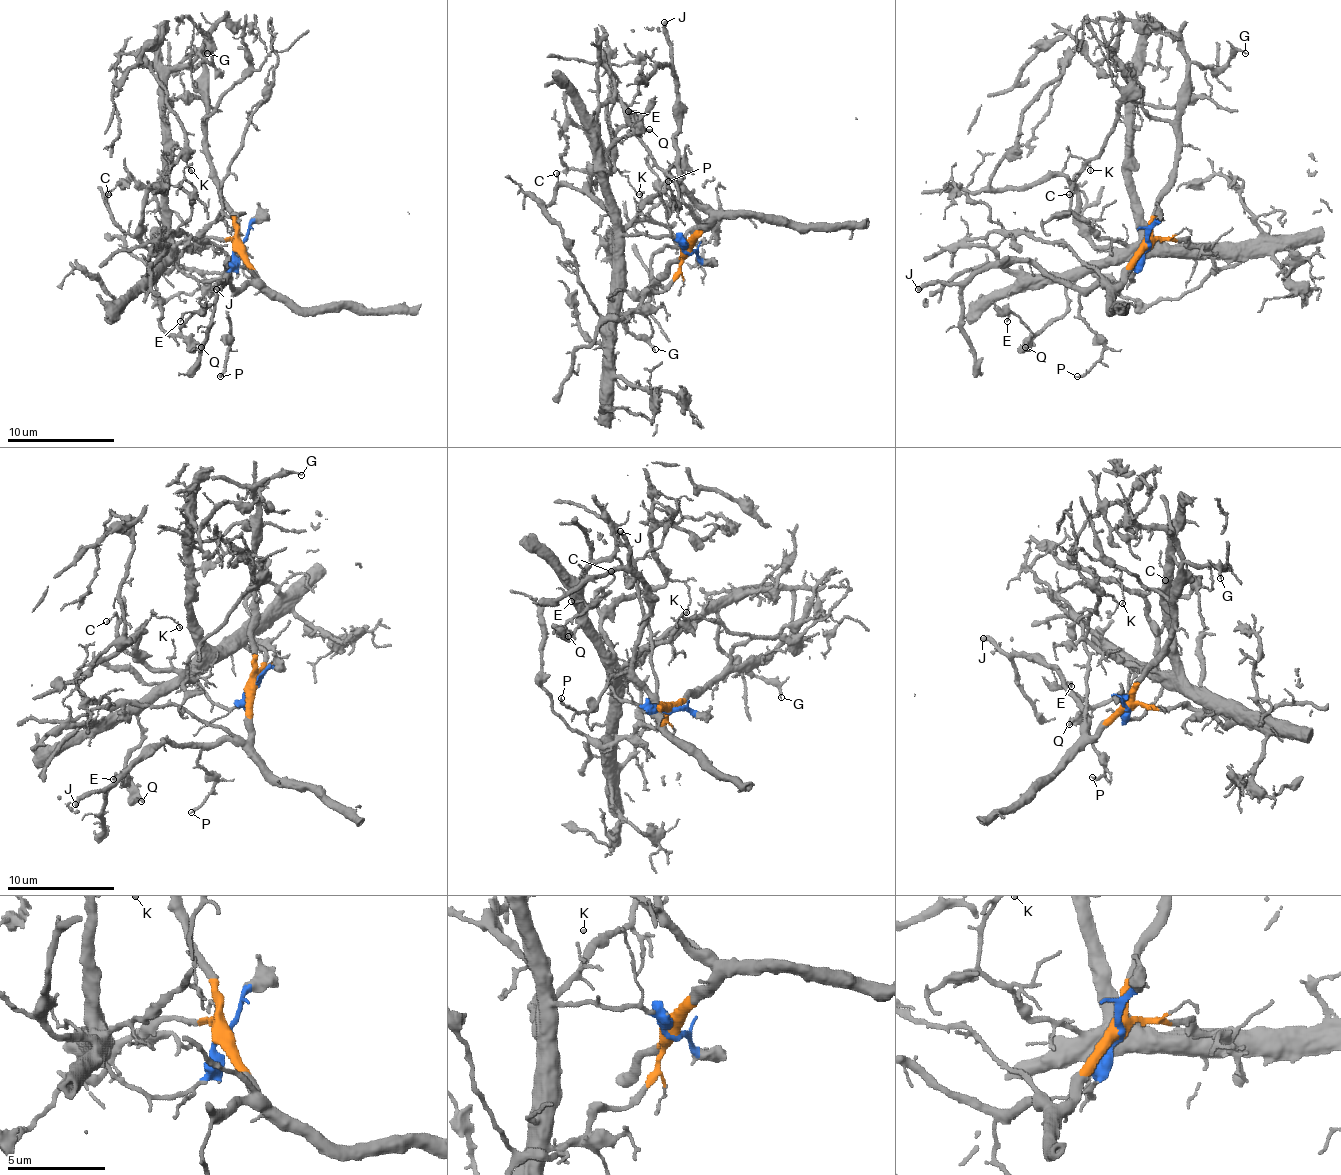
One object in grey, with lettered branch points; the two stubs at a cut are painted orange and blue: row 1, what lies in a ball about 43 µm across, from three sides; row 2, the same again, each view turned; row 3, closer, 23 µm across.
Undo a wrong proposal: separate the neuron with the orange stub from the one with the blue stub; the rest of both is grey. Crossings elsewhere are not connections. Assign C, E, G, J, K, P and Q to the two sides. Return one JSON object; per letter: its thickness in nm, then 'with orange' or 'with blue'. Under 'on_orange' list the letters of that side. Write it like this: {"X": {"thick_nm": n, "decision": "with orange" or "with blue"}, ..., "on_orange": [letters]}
{"C": {"thick_nm": 130, "decision": "with blue"}, "E": {"thick_nm": 150, "decision": "with blue"}, "G": {"thick_nm": 160, "decision": "with orange"}, "J": {"thick_nm": 280, "decision": "with orange"}, "K": {"thick_nm": 110, "decision": "with blue"}, "P": {"thick_nm": 180, "decision": "with orange"}, "Q": {"thick_nm": 280, "decision": "with blue"}, "on_orange": ["G", "J", "P"]}

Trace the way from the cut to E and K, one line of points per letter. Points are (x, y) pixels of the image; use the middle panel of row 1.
E: (688, 253), (664, 237), (620, 231), (620, 210), (604, 177), (610, 150), (626, 137), (639, 118), (628, 110)
K: (688, 253), (669, 237), (623, 234), (612, 215), (591, 193), (591, 183), (615, 166), (639, 193)

